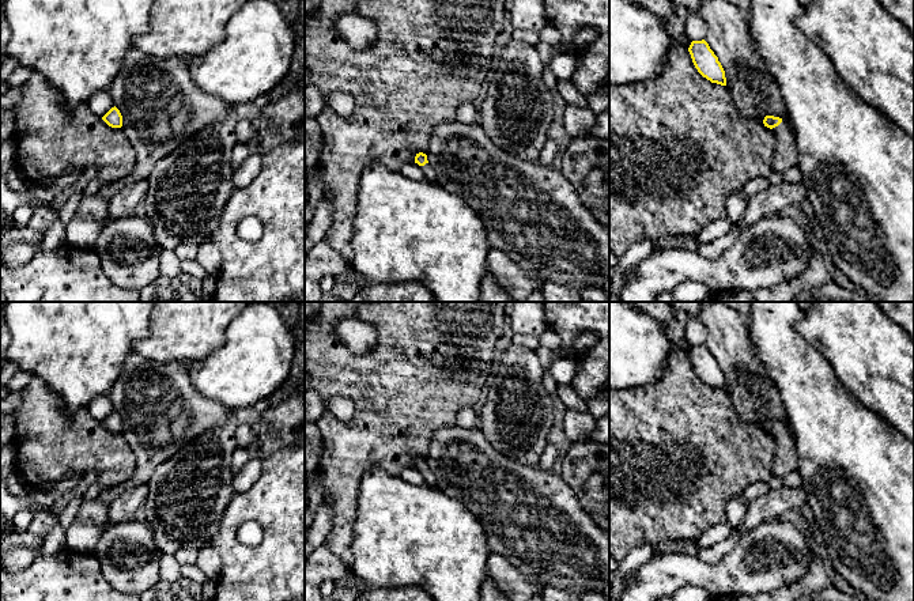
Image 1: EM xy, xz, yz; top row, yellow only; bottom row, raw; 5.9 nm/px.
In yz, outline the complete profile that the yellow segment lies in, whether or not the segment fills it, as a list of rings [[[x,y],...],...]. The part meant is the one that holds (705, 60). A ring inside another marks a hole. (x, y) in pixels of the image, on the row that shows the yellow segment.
[[[692,41],[688,52],[698,72],[710,80],[721,86],[726,86],[725,71],[718,61],[718,57],[710,49],[709,44],[702,41]]]

